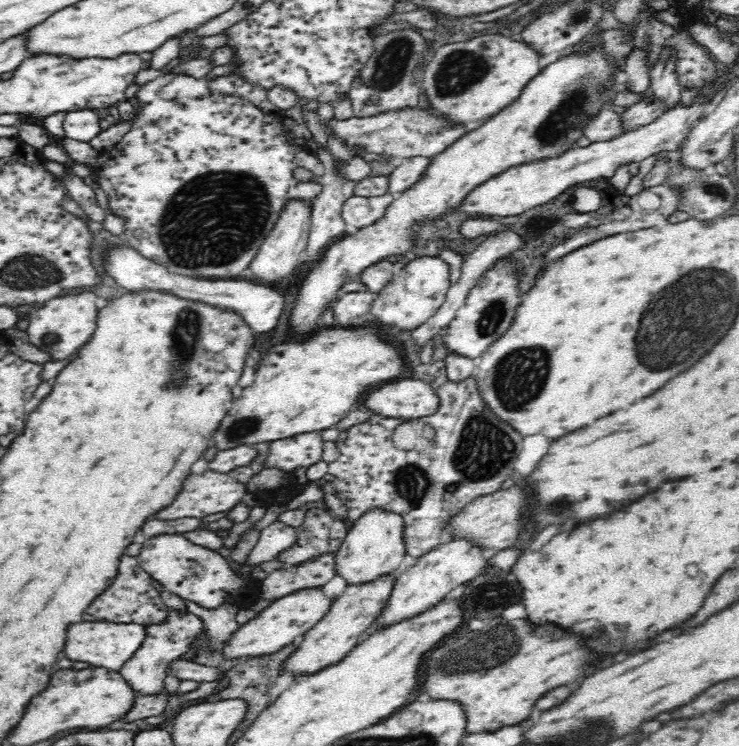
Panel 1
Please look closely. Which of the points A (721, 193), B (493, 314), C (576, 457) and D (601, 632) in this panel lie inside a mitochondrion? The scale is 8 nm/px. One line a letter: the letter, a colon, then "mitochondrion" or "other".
A: mitochondrion
B: mitochondrion
C: other
D: mitochondrion

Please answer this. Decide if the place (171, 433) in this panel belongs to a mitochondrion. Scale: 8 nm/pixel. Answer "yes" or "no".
no

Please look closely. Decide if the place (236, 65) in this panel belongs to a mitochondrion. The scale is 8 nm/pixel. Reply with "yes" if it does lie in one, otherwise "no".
no

